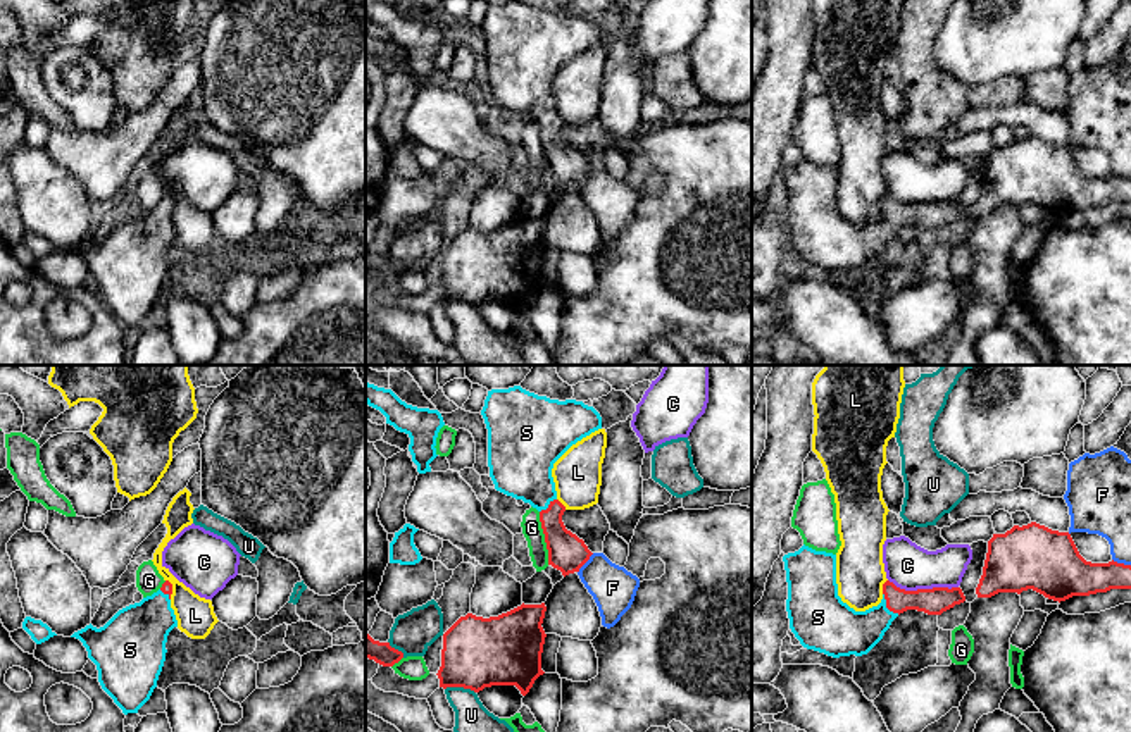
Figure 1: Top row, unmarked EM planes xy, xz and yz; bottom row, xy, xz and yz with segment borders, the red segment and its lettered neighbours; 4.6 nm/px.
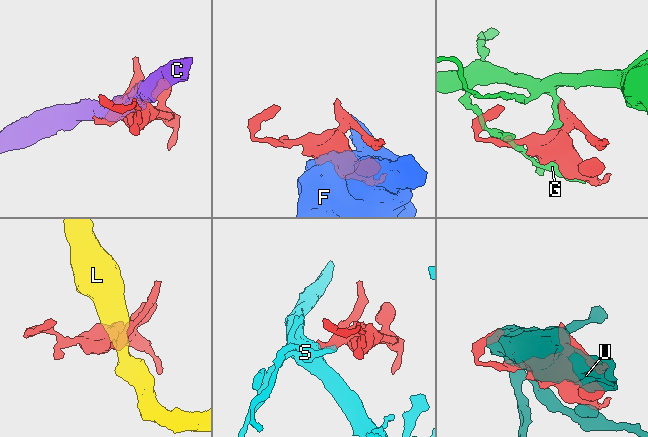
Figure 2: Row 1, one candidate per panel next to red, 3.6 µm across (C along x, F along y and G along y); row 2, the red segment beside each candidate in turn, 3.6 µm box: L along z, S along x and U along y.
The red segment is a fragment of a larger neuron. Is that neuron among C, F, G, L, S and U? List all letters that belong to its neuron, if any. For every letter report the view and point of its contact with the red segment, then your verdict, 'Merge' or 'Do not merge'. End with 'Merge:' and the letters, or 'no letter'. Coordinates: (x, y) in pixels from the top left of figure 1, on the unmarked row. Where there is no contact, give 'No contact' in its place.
C: Touches red at yz (923, 204). Do not merge
F: Touches red at xz (585, 176). Do not merge
G: Touches red at xz (545, 152). Do not merge
L: Touches red at yz (883, 200). Do not merge
S: Touches red at yz (887, 221). Merge
U: Touches red at xz (461, 300). Do not merge
Merge: S

